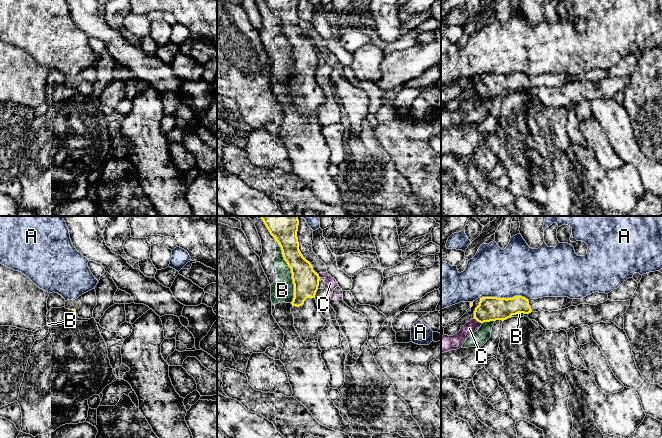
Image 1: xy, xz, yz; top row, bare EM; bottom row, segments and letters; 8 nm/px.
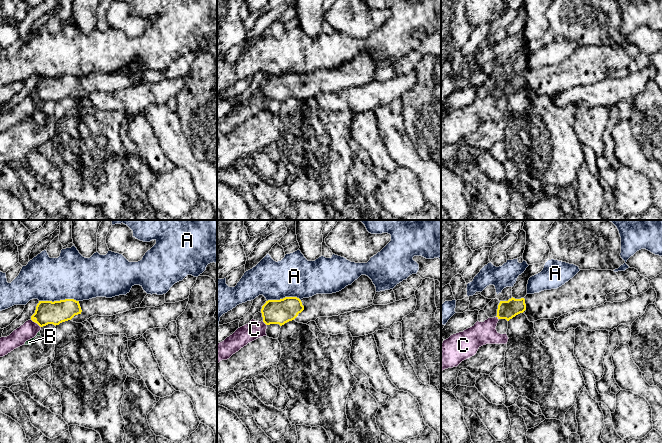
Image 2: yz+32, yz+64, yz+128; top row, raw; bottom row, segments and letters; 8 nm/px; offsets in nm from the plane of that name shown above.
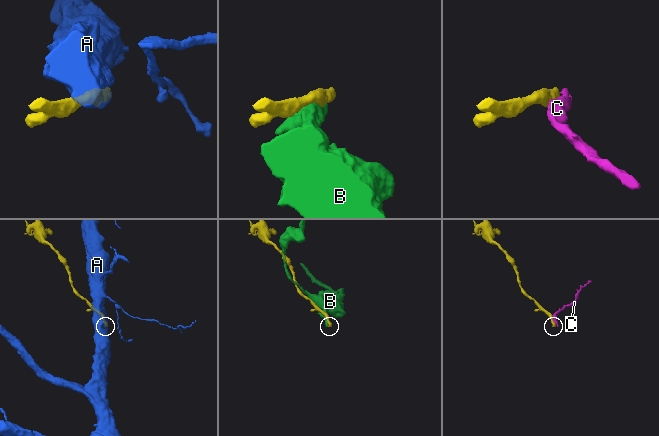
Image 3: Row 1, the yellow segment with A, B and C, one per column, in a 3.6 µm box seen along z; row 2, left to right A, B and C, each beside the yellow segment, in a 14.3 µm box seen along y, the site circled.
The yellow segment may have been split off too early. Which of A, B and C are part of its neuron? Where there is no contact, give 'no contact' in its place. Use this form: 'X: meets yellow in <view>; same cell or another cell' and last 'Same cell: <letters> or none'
A: meets yellow in yz; another cell
B: meets yellow in xz; another cell
C: meets yellow in yz; another cell
Same cell: none

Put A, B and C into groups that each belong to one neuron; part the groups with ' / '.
A / B / C

